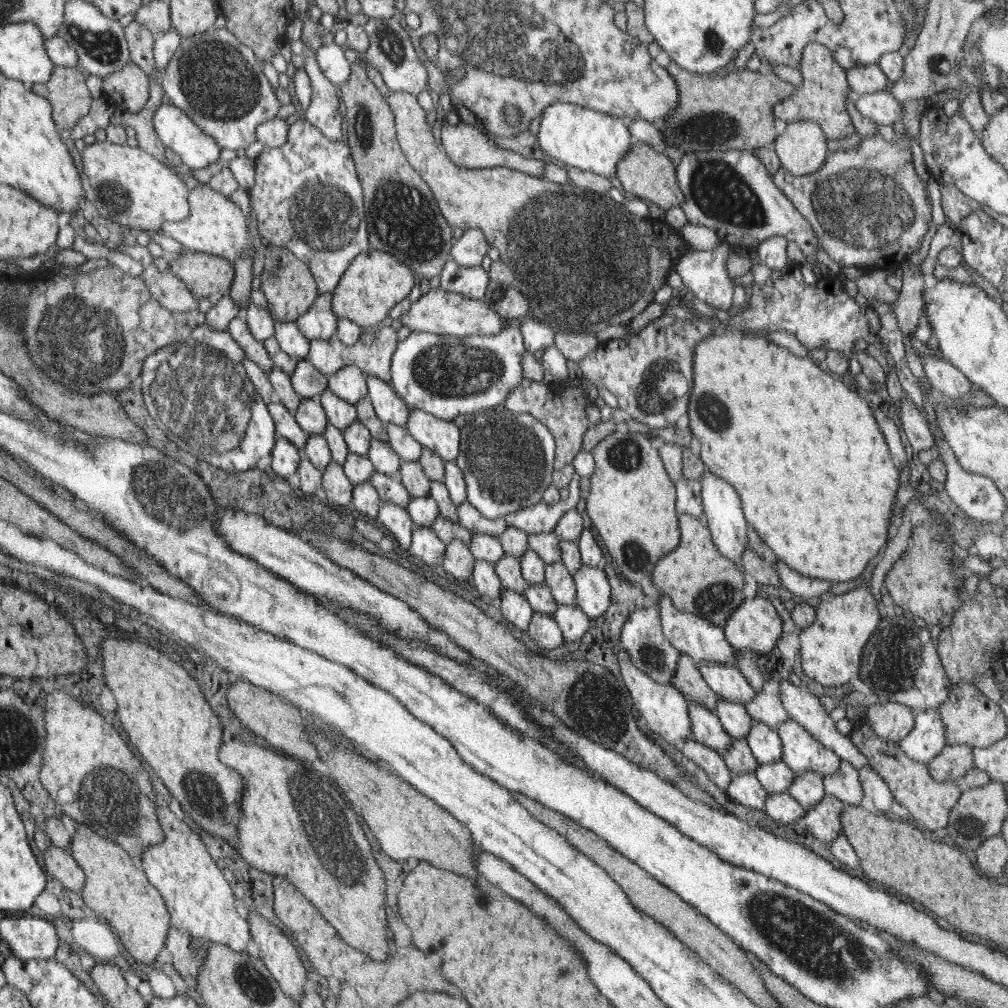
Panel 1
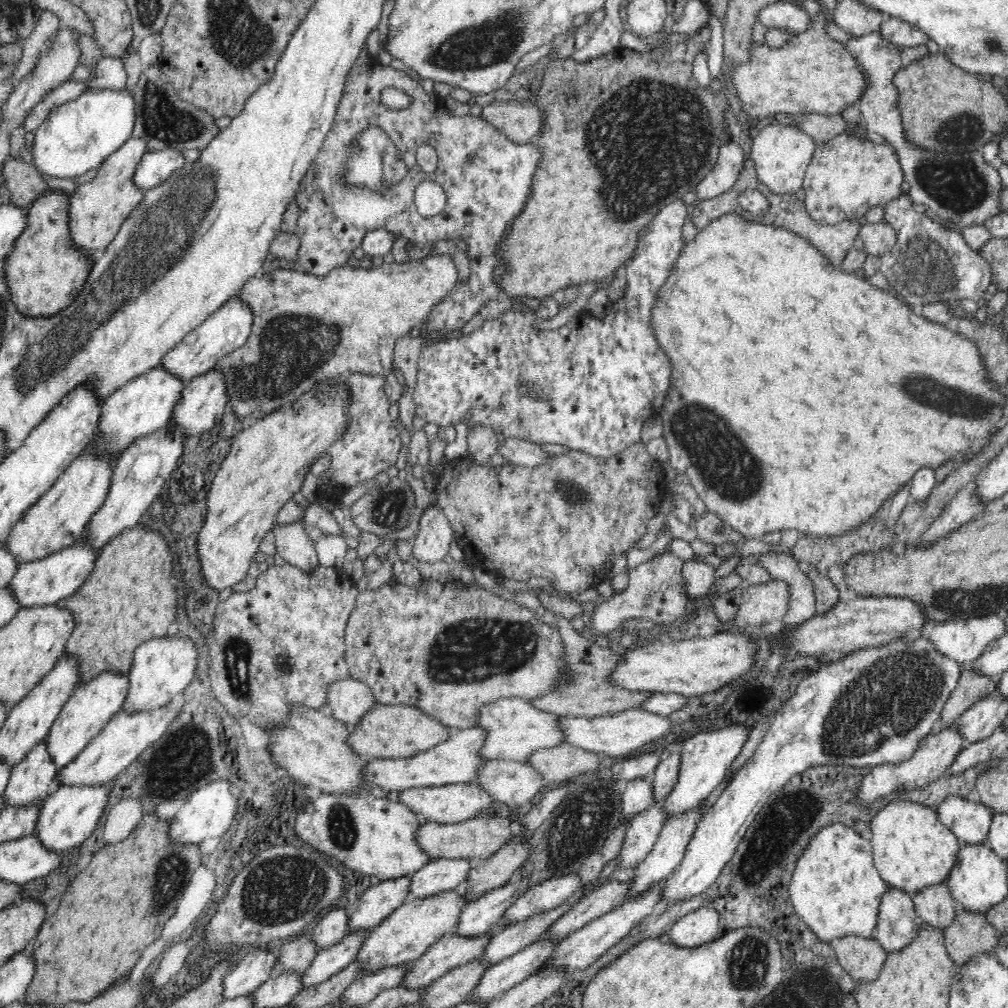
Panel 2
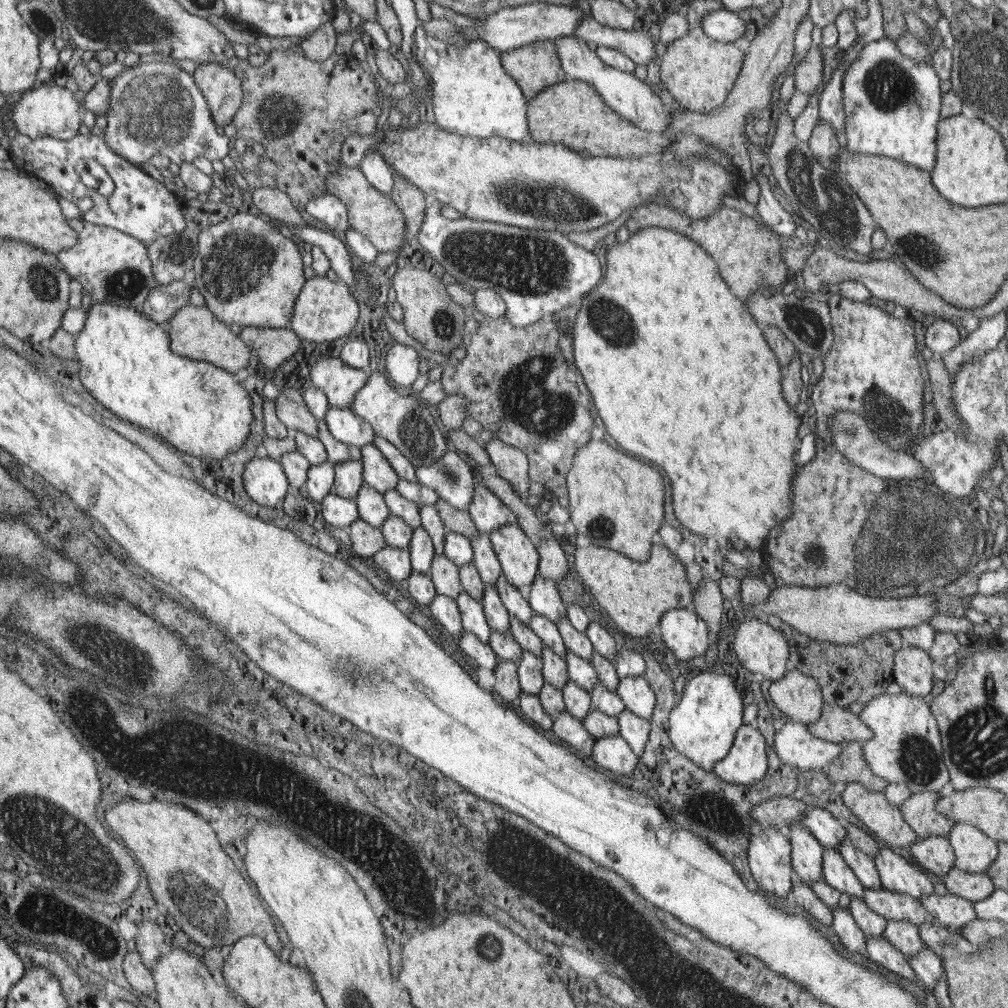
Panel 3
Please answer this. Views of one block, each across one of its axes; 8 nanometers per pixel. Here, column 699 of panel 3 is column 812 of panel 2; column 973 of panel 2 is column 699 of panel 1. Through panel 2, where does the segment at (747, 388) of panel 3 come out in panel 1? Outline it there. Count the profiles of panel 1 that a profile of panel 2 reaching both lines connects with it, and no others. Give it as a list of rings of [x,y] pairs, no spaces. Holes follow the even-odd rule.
[[[726,331],[720,336],[710,335],[696,344],[693,353],[694,385],[690,393],[687,414],[689,428],[696,436],[695,447],[700,460],[712,474],[718,474],[731,483],[742,499],[743,513],[746,515],[750,528],[756,531],[763,542],[768,545],[775,556],[790,569],[810,578],[828,580],[830,582],[849,582],[858,579],[868,566],[868,560],[880,552],[886,542],[892,504],[898,492],[900,475],[894,465],[892,456],[885,442],[884,434],[874,420],[868,402],[858,392],[850,391],[844,383],[835,380],[829,370],[817,365],[808,357],[799,358],[785,347],[780,347],[760,333],[746,331]]]

